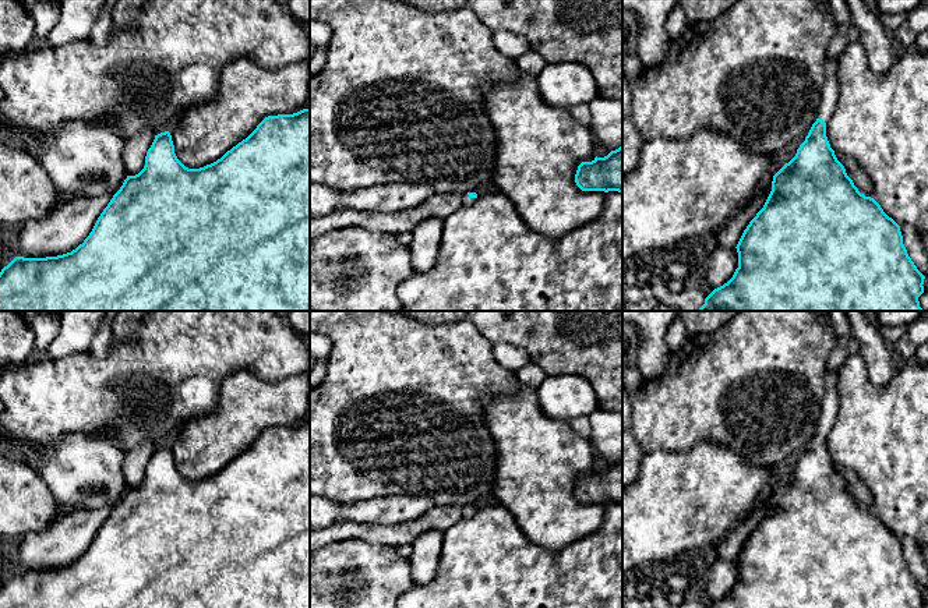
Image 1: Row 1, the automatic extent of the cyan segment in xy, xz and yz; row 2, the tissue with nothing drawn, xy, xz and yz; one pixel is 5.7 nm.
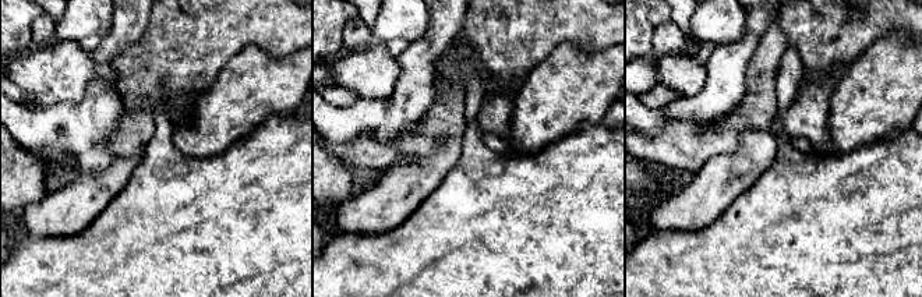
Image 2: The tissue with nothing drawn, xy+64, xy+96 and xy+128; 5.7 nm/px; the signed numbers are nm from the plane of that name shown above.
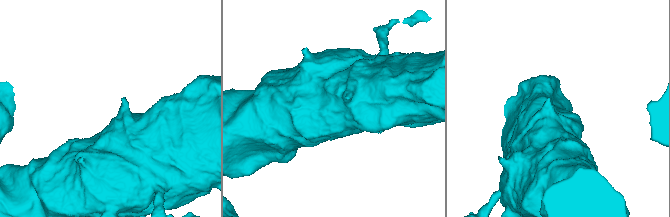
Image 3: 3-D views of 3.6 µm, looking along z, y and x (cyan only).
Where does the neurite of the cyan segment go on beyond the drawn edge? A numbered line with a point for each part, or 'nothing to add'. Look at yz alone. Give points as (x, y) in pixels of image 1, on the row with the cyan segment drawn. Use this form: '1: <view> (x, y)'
1: yz (831, 89)

